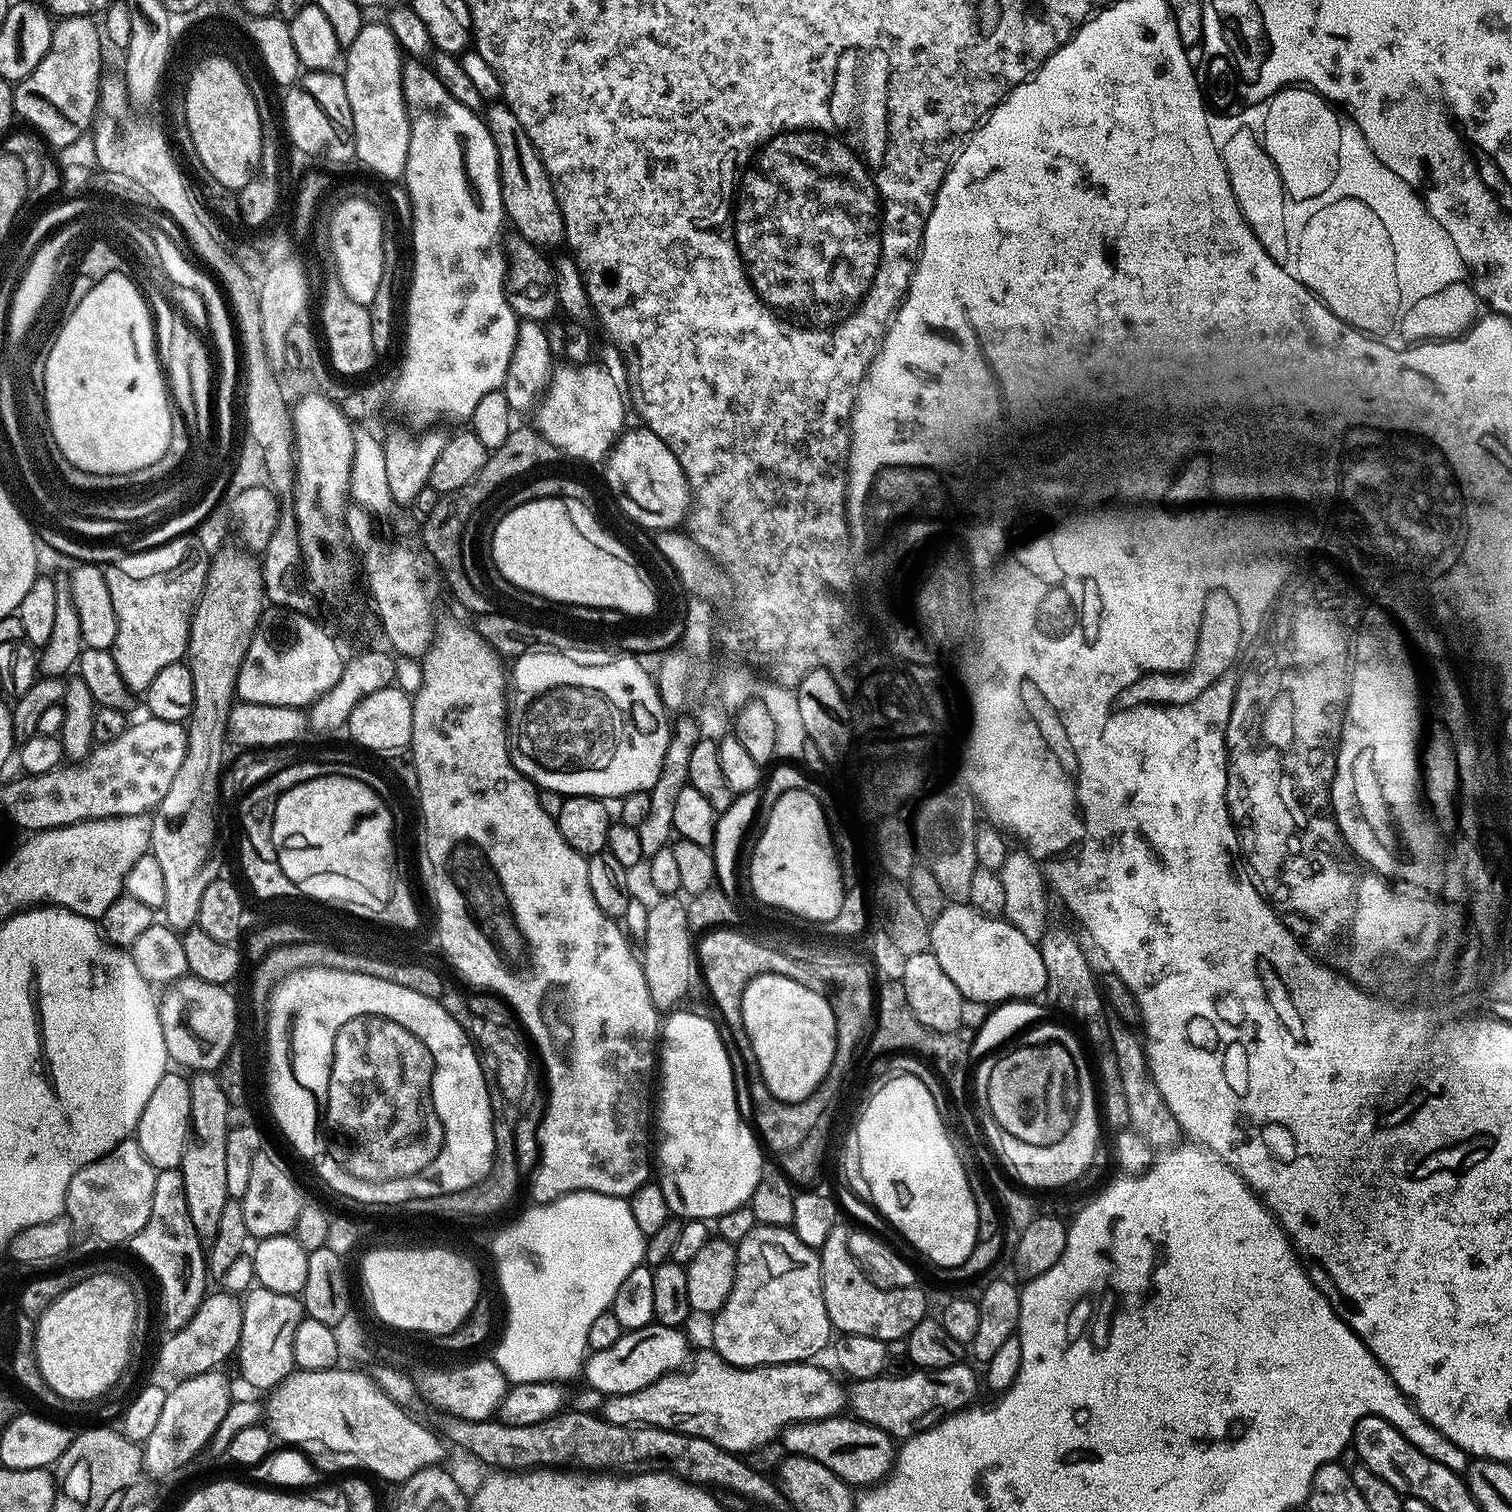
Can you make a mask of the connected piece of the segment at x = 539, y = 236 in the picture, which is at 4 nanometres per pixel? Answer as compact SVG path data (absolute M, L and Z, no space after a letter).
M492 102L487 105L486 123L494 138L498 150L500 167L500 185L504 214L509 225L517 228L519 239L530 242L535 248L549 250L565 243L564 219L560 203L556 197L556 185L553 184L540 152L530 142L524 127L514 118L508 105L503 102Z

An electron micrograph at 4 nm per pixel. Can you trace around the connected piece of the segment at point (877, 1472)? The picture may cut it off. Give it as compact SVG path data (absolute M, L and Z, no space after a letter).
M848 1414L827 1416L824 1420L805 1420L803 1424L789 1424L782 1433L783 1440L785 1453L820 1462L842 1482L860 1490L880 1484L893 1471L898 1451L893 1437Z

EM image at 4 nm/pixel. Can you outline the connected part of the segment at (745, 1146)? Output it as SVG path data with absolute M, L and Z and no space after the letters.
M669 1011L663 1017L659 1035L658 1111L654 1116L655 1127L656 1124L660 1127L660 1149L654 1152L655 1159L656 1156L660 1159L658 1183L669 1206L676 1204L676 1196L680 1199L680 1208L687 1219L714 1222L751 1201L754 1186L758 1186L764 1174L766 1161L760 1153L762 1144L757 1133L739 1112L728 1057L729 1045L720 1038L714 1021L696 1012L680 1011Z

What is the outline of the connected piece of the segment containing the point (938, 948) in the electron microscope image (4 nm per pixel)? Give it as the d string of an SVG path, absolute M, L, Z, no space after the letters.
M967 903L953 904L942 910L936 920L931 921L932 942L930 950L938 958L938 966L946 974L946 978L959 990L965 1001L973 1000L976 1004L999 1006L1009 1000L1032 1000L1047 989L1046 965L1042 962L1038 944L1026 938L1014 925L1003 918L983 916L979 910Z

